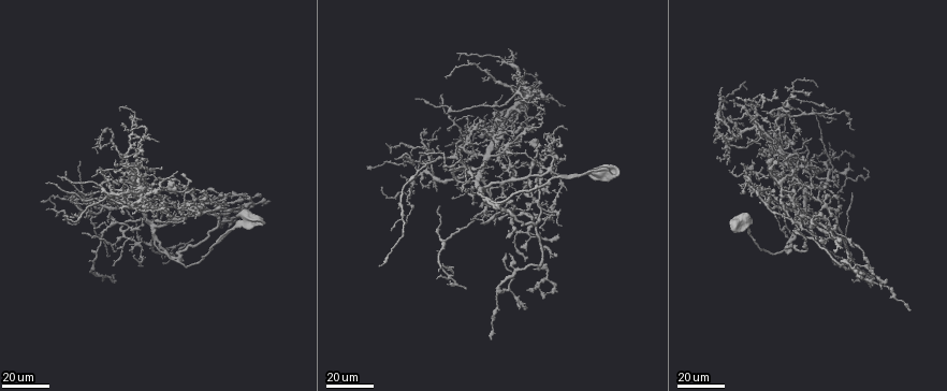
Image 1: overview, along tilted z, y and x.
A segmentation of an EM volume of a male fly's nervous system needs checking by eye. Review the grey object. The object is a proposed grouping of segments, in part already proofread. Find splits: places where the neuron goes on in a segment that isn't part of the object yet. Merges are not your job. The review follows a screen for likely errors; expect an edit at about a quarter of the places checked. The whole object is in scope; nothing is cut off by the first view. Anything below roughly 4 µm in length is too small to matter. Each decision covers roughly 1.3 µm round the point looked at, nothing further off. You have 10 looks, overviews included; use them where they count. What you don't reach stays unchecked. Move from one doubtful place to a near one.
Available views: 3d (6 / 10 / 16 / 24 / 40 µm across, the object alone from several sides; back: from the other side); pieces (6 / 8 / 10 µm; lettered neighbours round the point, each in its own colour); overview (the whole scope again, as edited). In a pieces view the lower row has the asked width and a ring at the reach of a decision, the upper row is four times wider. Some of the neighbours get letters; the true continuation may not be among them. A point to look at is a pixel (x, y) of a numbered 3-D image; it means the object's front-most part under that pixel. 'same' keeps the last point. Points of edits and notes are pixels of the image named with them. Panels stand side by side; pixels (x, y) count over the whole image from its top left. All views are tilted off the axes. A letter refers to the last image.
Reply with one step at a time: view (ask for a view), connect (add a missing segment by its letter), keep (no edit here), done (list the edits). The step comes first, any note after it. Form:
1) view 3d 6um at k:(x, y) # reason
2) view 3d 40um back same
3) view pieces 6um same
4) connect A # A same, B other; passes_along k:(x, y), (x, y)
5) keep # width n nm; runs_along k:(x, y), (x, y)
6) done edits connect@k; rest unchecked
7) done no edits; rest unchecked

view 3d 24um at 1:(114, 265) # free end

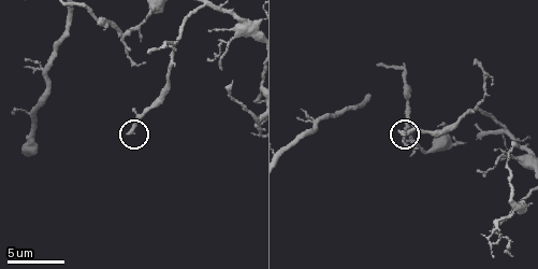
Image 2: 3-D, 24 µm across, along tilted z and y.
view pieces 10um at 2:(400, 132) # see the neighbours

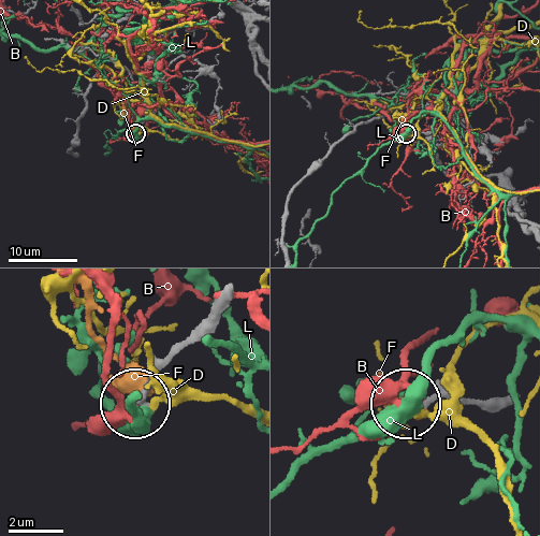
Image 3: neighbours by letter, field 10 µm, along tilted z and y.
keep # width 220 nm; B other, D other, F other, L other; runs_along 3:(224, 307), (212, 329), (160, 368), (140, 403); none of them fits

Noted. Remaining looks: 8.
view 3d 40um at 1:(95, 227) # an open end

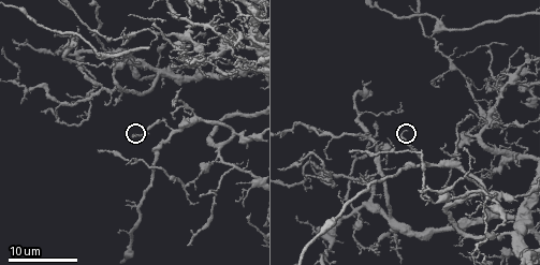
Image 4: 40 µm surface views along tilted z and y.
view pieces 8um at 4:(408, 132)

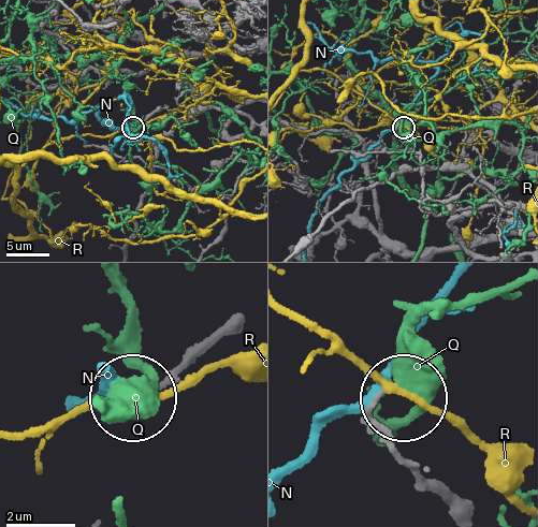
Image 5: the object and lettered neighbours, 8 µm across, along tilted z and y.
keep # N other, Q other, R other; no lettered segment goes on from it

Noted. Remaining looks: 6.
view 3d 24um at 1:(864, 167) # free end

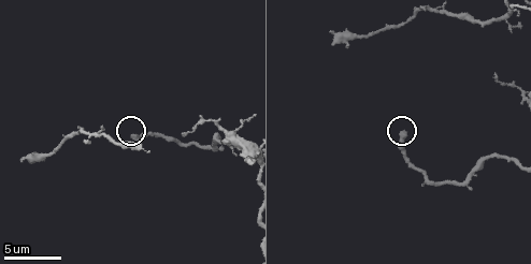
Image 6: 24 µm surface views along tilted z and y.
view pieces 6um at 6:(404, 134)

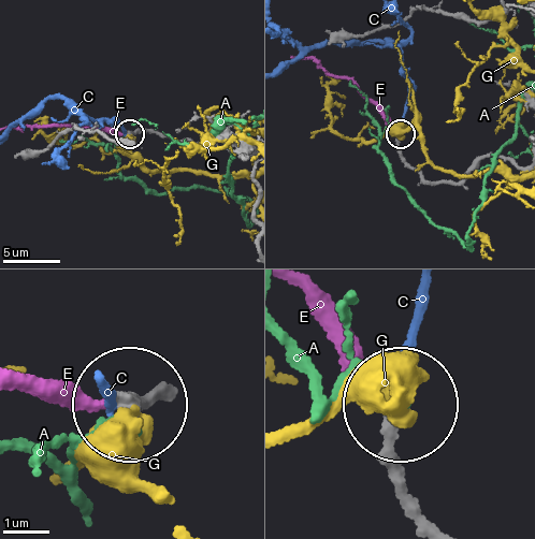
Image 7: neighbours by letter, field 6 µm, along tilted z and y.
connect E # A other, C other, E same, G other; passes_along 7:(163, 395), (84, 405), (14, 380); the neuron continues

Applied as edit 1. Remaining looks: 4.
view 3d 40um at 1:(511, 201) # an open end

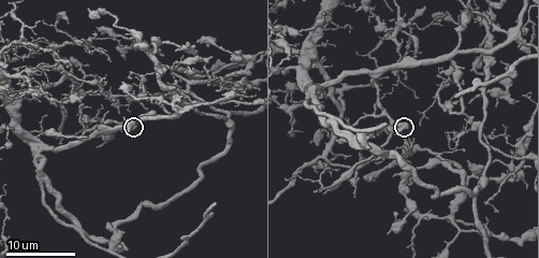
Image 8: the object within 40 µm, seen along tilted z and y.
view pieces 6um at 8:(408, 128)

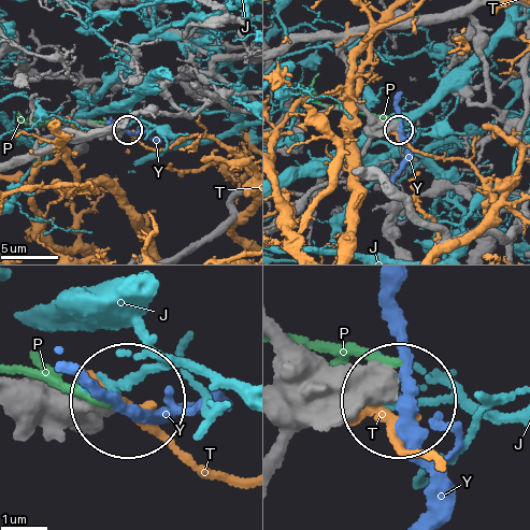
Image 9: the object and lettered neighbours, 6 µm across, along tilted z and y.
keep # J other, P other, T other, Y other; runs_along 9:(284, 342), (395, 394); none of them fits

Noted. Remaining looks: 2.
view 3d 24um at 1:(541, 158)

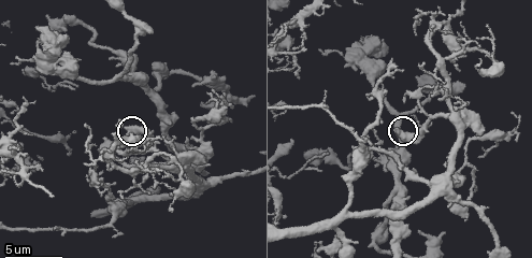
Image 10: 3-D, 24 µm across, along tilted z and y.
view pieces 8um at 10:(125, 128)

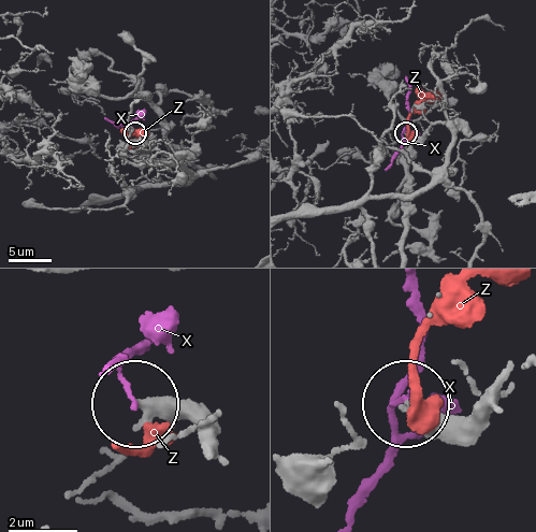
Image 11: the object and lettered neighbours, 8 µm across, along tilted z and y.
keep # X other, Z other; runs_along 11:(212, 446), (188, 418), (142, 408); none of them fits

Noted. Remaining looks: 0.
done edits connect@7; rest unchecked

